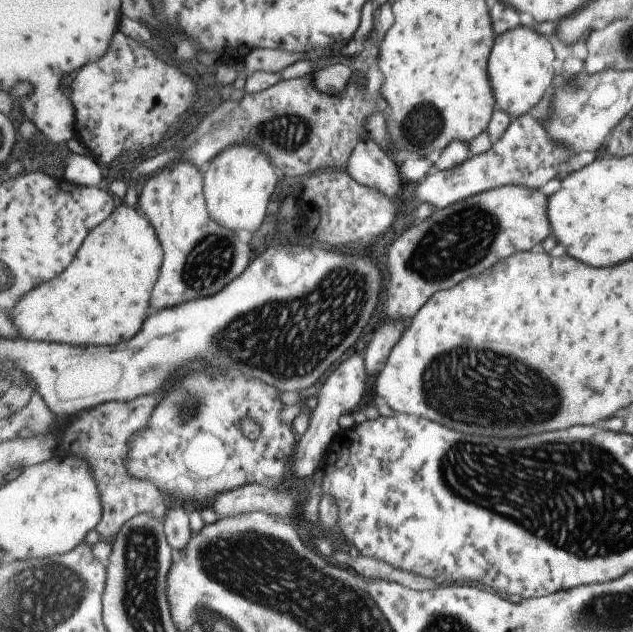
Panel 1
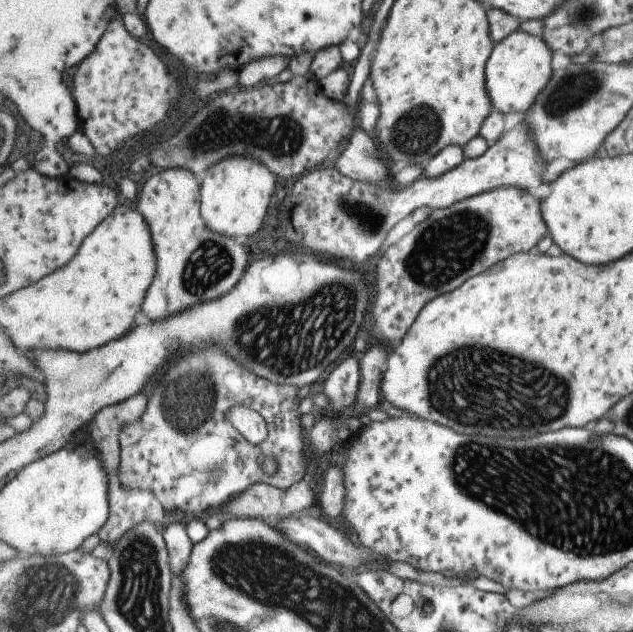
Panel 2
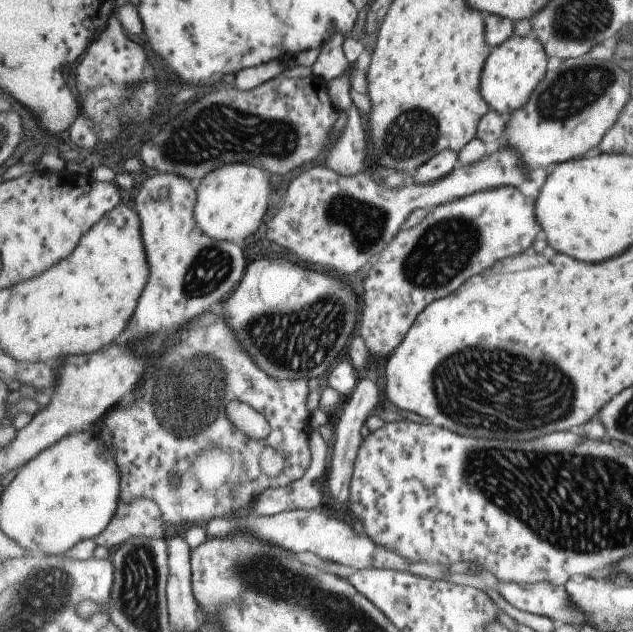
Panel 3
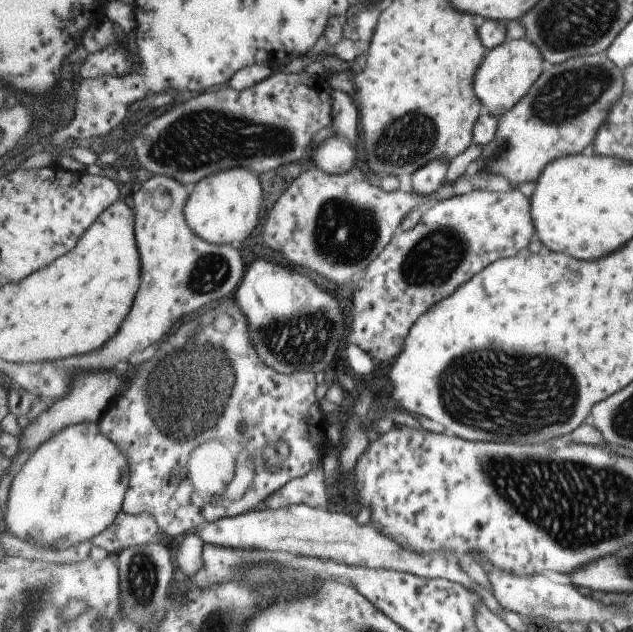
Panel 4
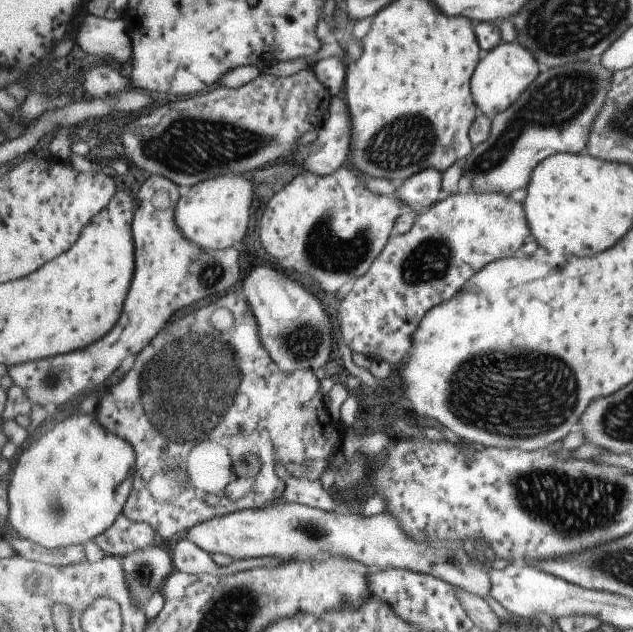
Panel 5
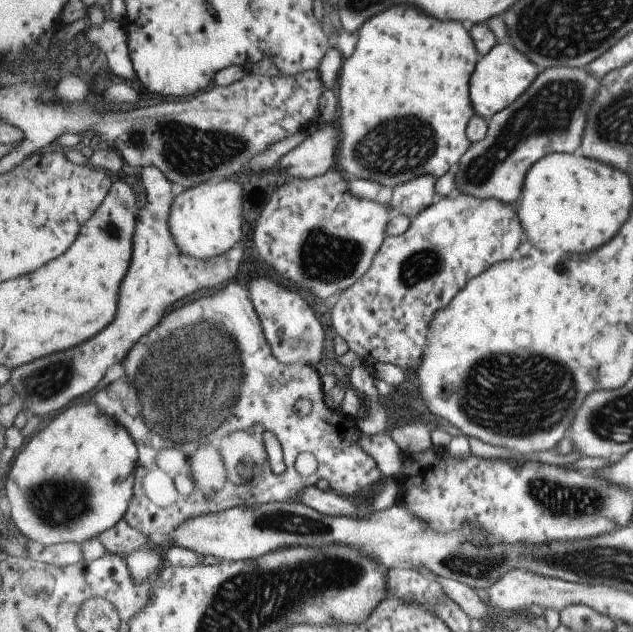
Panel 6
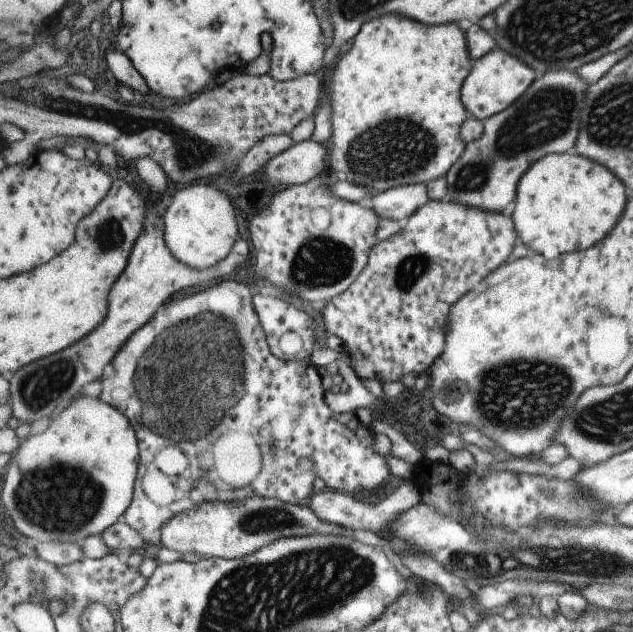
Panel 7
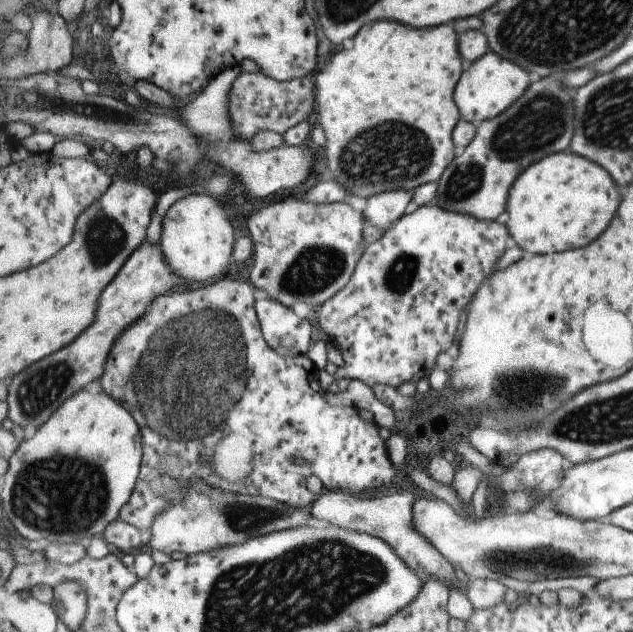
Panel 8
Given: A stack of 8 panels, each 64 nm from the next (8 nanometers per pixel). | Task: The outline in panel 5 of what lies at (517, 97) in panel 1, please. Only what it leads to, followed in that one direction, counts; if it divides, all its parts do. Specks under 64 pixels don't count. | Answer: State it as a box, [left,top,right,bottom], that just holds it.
[472,40,539,120]

